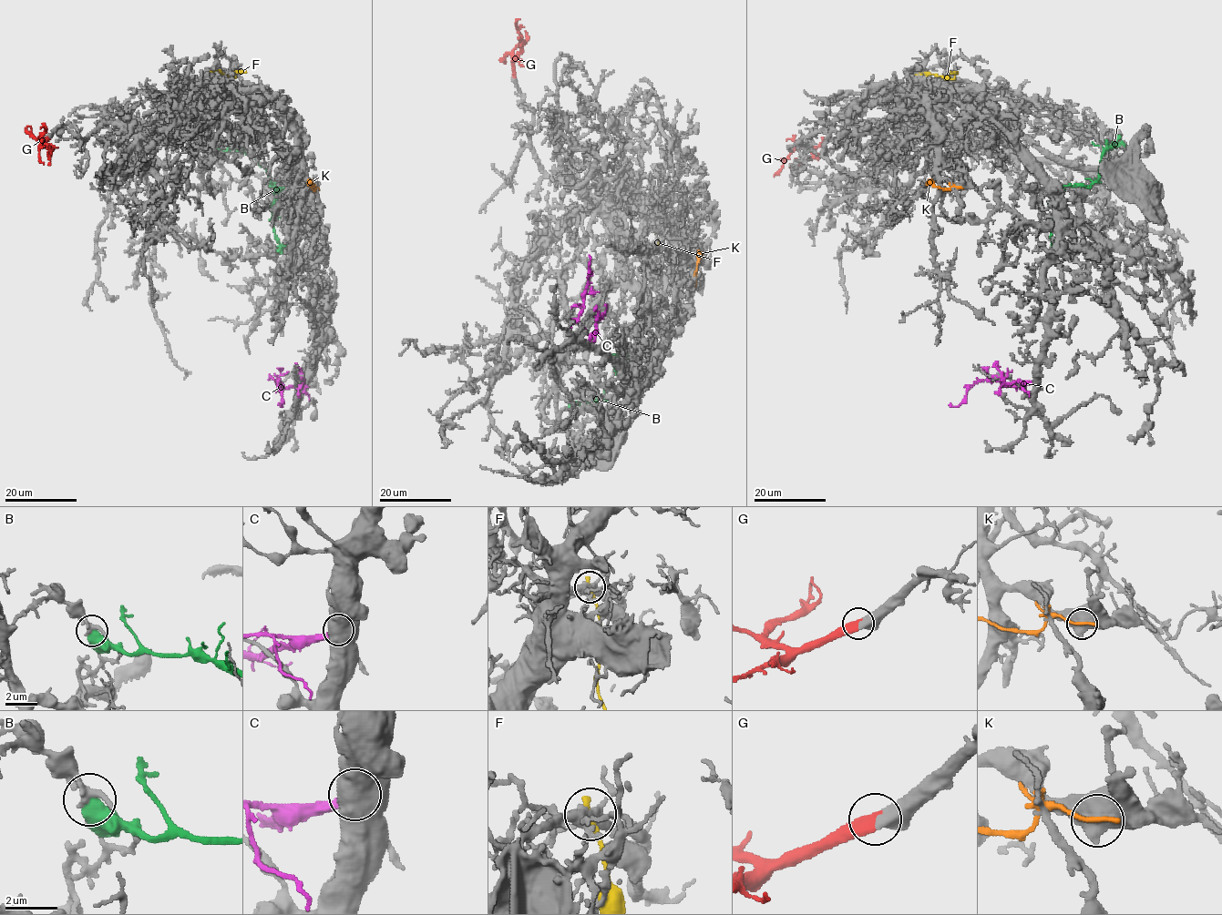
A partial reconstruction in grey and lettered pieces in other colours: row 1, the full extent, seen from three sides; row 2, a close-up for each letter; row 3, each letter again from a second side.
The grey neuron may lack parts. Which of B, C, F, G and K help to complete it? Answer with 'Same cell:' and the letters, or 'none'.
Same cell: G

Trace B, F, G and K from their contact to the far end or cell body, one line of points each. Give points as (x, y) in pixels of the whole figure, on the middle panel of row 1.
B: (570, 403), (612, 401), (623, 386), (629, 371), (626, 362), (611, 355), (618, 376)
F: (655, 213), (661, 254), (672, 258), (674, 255)
G: (514, 76), (512, 52), (519, 42), (515, 25), (518, 19)
K: (693, 284), (697, 249)

